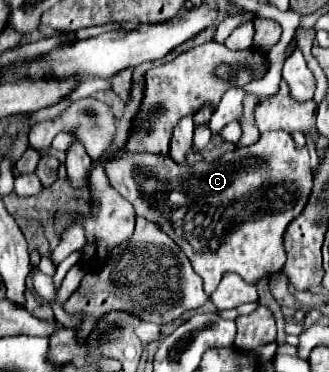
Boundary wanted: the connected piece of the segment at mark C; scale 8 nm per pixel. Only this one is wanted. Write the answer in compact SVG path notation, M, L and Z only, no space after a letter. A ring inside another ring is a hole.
M93 97L73 101L59 117L49 121L49 129L39 129L39 123L33 125L29 129L29 147L43 153L51 147L51 141L57 133L75 135L83 143L89 157L95 163L103 165L109 185L135 207L135 213L157 223L181 247L181 251L189 257L195 273L203 279L203 287L207 295L211 295L217 289L225 273L237 273L247 283L255 285L261 277L273 277L283 267L285 229L295 217L303 213L313 189L309 151L307 147L297 149L289 133L285 131L261 133L259 141L249 147L241 147L221 155L219 159L201 161L195 165L175 163L171 157L151 155L151 153L129 153L129 151L109 153L109 145L115 139L115 117L109 105Z

